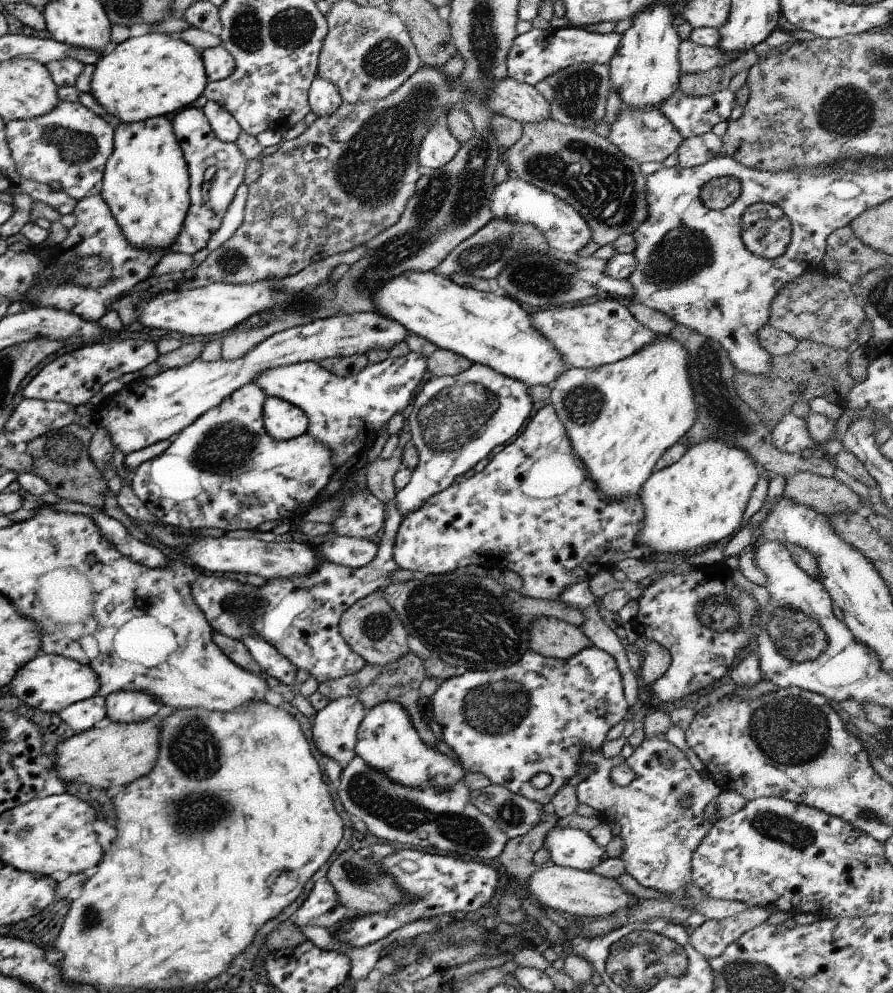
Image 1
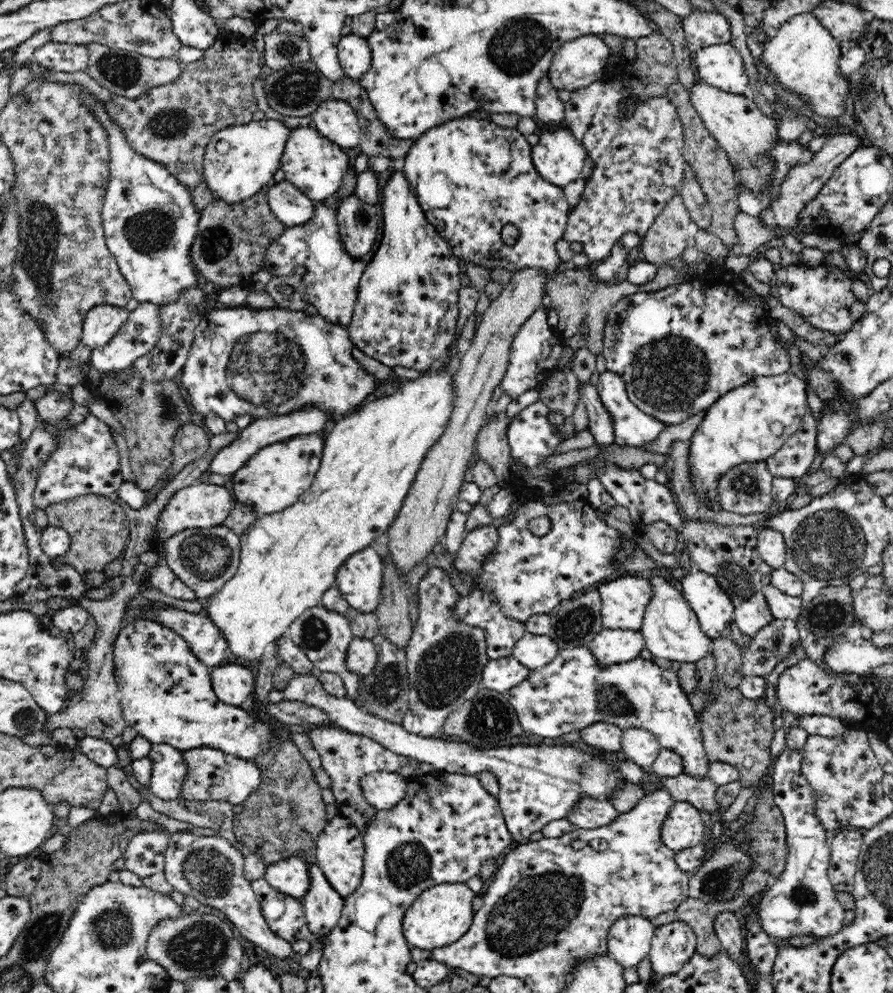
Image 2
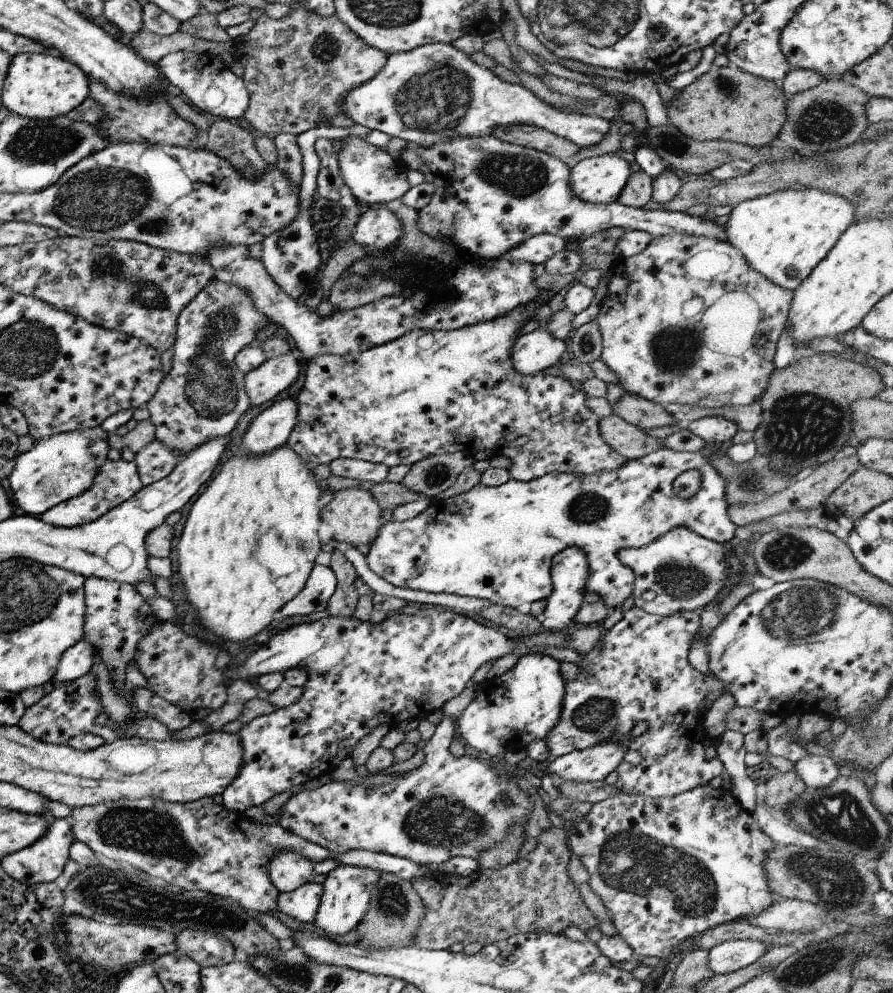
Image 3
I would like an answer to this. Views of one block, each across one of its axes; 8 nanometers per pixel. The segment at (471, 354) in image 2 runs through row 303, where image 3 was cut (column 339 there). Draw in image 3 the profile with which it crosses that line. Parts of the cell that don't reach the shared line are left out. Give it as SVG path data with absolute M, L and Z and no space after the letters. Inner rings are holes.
M345 488L332 492L332 498L320 512L320 518L331 526L332 538L339 545L351 544L365 549L377 536L381 526L381 509L376 500L367 490Z

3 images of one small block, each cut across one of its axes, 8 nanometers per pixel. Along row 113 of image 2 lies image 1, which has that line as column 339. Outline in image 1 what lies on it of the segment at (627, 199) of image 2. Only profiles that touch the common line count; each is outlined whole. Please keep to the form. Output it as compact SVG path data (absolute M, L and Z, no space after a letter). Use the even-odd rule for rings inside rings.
M391 500L385 505L385 521L382 522L380 531L383 536L377 540L377 553L366 566L359 569L351 569L320 559L314 570L309 573L267 579L261 588L227 578L217 578L217 576L214 578L210 573L198 572L189 586L192 600L198 610L201 610L211 630L233 640L249 636L261 638L297 669L306 670L309 675L315 676L318 684L354 674L364 666L365 662L345 645L338 632L338 623L349 606L380 589L384 582L389 583L387 574L399 569L392 560L392 547L401 520L401 514L396 510L396 500Z

